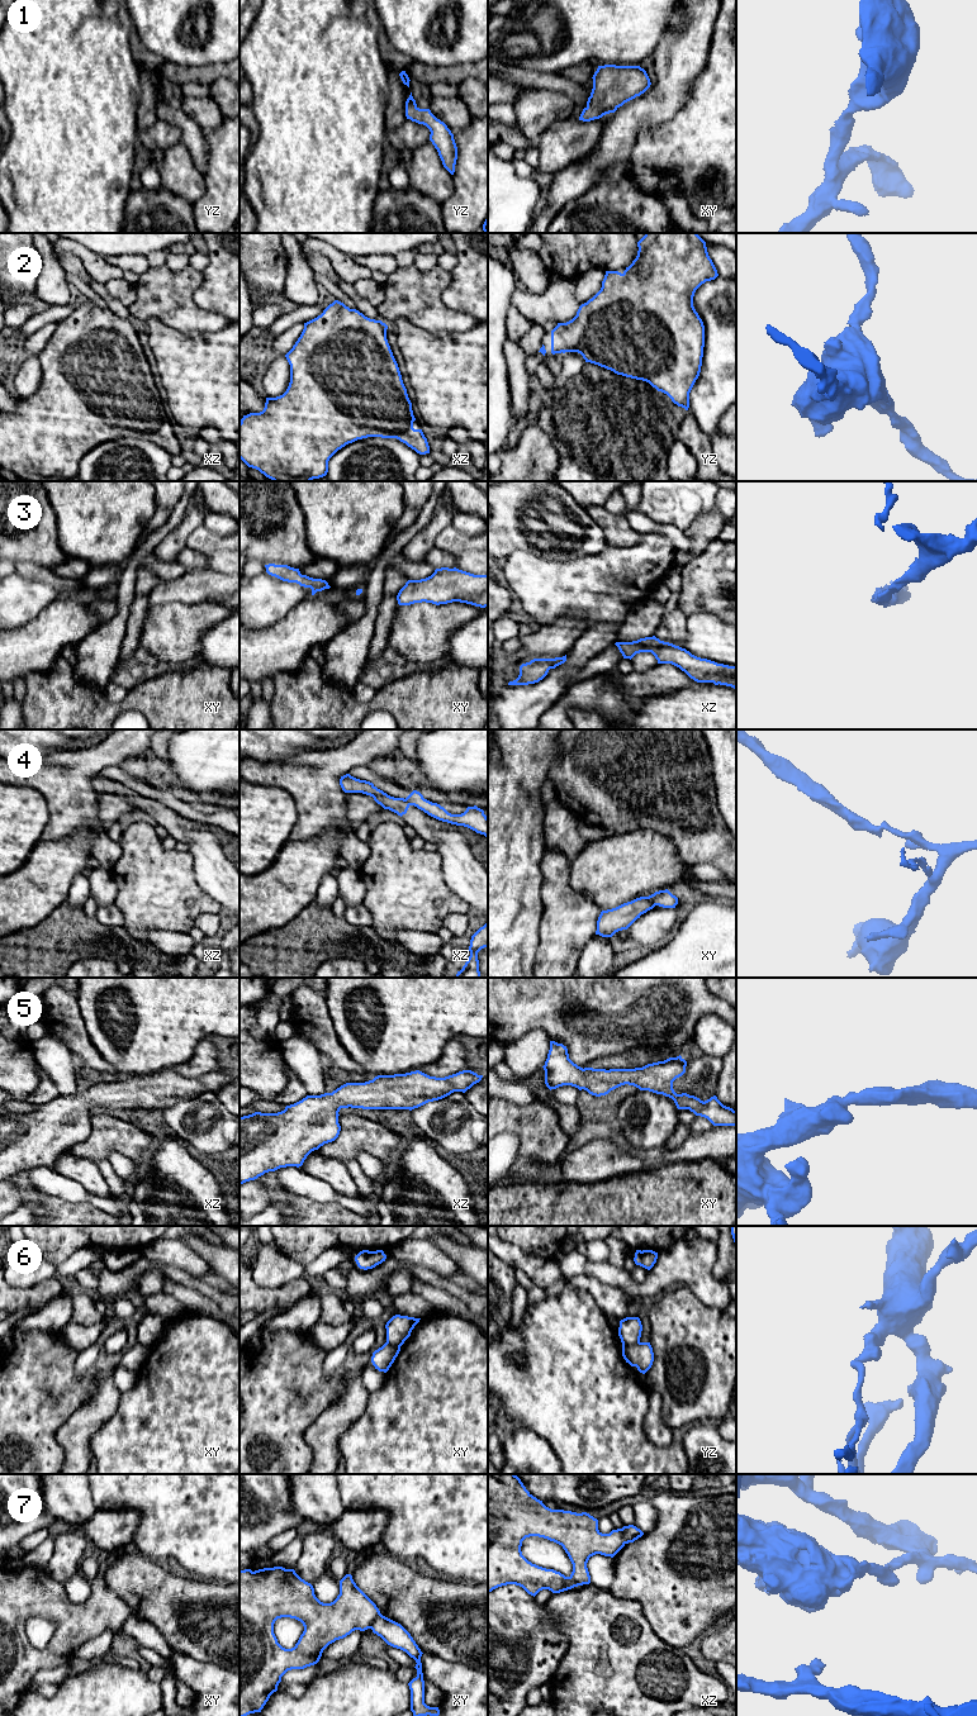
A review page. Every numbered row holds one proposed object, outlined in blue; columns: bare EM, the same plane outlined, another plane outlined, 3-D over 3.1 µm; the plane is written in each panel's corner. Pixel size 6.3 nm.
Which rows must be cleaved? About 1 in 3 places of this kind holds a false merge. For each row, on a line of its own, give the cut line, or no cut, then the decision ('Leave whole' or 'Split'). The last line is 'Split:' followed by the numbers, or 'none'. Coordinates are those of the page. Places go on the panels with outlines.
1: No split. Leave whole
2: No split. Leave whole
3: No split. Leave whole
4: Split along xy (650, 895), (655, 904). Split
5: No split. Leave whole
6: Split along yz (639, 1341), (622, 1346). Split
7: Split along xz (622, 1527), (626, 1543). Split
Split: 4, 6, 7

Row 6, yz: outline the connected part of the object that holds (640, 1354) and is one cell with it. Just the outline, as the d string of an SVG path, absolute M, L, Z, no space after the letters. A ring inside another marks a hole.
M636 1342L622 1346L622 1356L631 1366L645 1374L653 1365L654 1353L650 1342Z

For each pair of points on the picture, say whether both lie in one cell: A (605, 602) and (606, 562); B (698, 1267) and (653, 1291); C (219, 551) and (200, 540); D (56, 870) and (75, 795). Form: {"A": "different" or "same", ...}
{"A": "same", "B": "same", "C": "same", "D": "different"}

